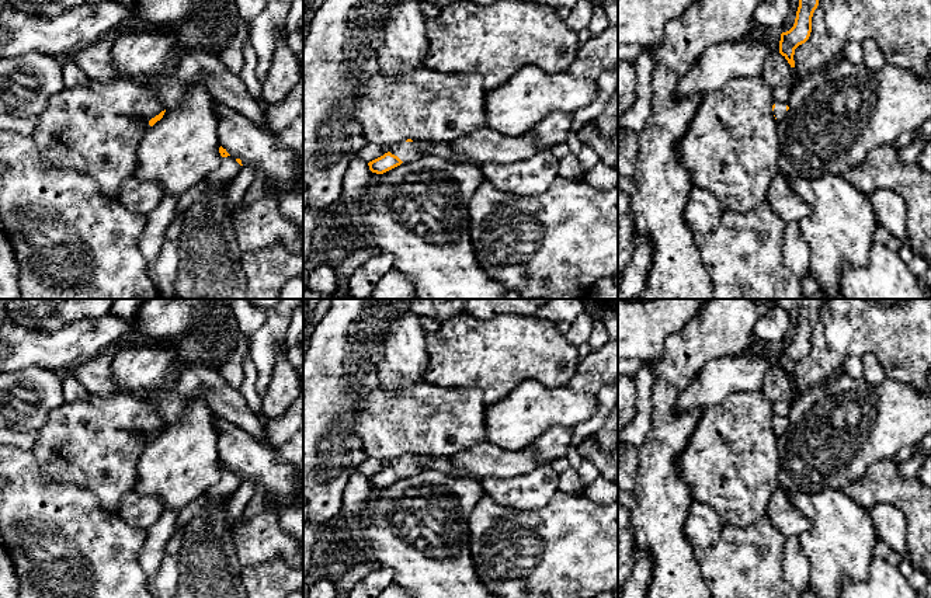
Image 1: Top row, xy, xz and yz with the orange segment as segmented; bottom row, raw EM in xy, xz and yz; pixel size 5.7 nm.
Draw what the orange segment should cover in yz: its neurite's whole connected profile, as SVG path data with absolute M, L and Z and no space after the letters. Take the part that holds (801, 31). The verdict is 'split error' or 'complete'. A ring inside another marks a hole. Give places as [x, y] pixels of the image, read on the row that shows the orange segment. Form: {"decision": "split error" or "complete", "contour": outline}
{"decision": "complete", "contour": "M799 0L793 27L781 34L779 53L795 67L795 49L805 44L812 32L812 17L819 6L819 0Z"}

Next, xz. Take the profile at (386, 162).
{"decision": "split error", "contour": "M407 139L389 145L388 152L383 156L369 161L368 166L372 173L383 174L402 163L416 160L421 156L421 143L418 140Z"}

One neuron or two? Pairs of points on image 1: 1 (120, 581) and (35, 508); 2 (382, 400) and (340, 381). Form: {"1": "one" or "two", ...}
{"1": "one", "2": "two"}

